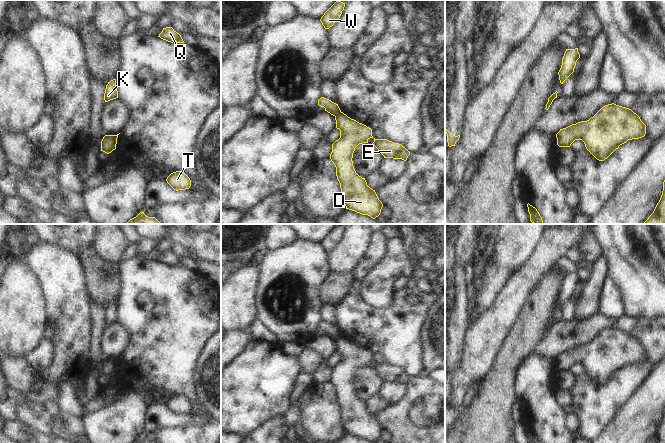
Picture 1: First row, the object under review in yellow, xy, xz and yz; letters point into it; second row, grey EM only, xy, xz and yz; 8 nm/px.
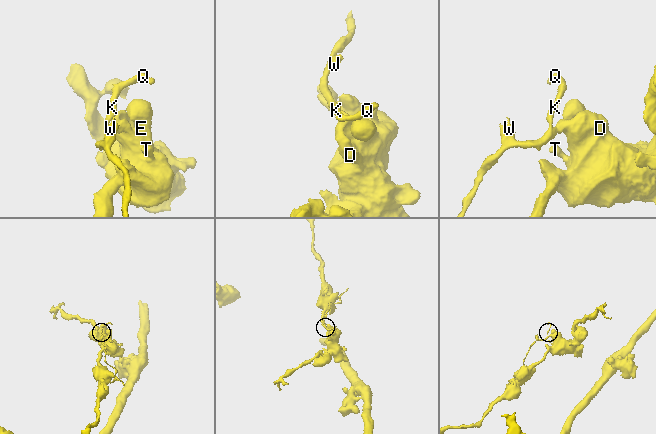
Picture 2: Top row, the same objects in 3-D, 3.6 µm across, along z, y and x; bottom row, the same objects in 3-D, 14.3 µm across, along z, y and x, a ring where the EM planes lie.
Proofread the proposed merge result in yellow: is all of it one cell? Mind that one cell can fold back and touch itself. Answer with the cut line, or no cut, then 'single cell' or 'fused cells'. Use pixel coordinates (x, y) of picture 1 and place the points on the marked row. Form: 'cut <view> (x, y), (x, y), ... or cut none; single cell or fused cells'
cut xz (340, 110), (334, 115); fused cells

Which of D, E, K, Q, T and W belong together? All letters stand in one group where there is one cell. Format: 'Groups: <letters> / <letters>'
Groups: D E T / K Q W.

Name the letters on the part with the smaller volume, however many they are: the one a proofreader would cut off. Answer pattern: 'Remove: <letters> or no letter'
Remove: K, Q, W

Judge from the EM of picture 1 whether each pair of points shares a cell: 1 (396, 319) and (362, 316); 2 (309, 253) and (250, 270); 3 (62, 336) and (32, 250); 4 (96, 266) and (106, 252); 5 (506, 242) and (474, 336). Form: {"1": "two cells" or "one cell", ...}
{"1": "one cell", "2": "two cells", "3": "one cell", "4": "two cells", "5": "two cells"}

